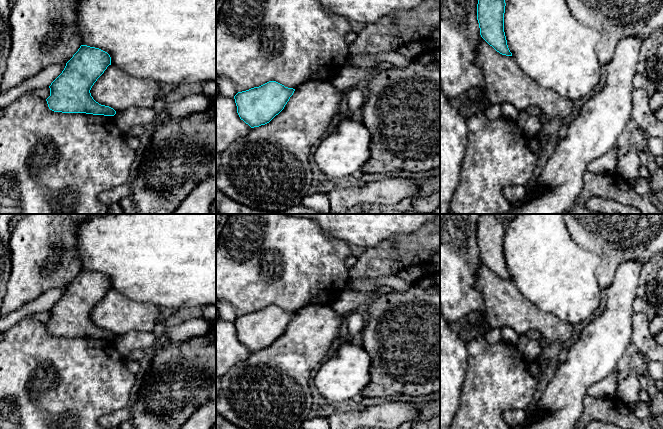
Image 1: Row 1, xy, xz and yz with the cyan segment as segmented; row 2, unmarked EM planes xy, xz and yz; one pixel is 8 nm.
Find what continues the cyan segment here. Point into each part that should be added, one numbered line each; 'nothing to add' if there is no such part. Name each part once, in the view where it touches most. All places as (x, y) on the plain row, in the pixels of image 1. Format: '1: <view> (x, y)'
nothing to add

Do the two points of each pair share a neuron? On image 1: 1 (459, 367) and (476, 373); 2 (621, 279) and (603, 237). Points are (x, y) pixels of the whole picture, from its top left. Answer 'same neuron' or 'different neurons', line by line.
1: different neurons
2: different neurons

